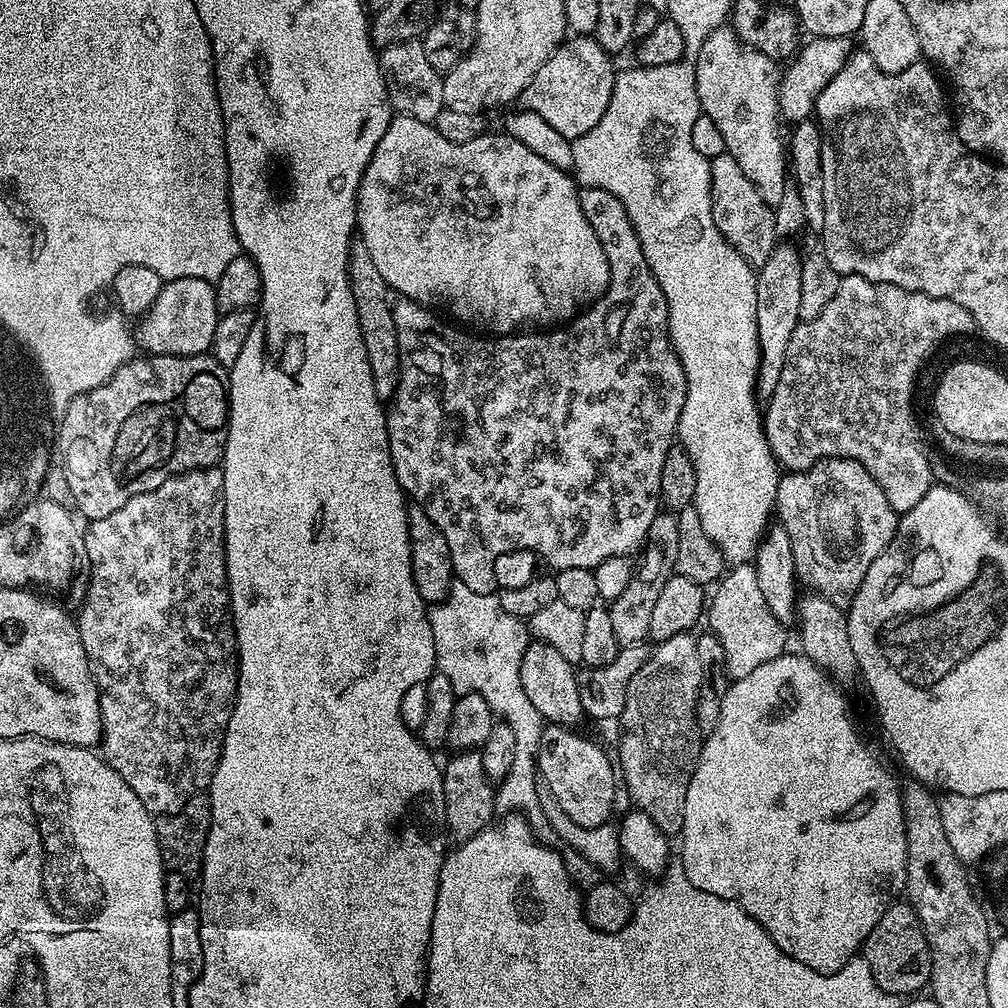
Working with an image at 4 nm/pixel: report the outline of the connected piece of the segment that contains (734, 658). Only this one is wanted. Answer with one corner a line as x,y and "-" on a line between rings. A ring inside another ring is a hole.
751,563
729,567
714,591
716,593
713,596
711,593
706,608
706,624
708,620
707,627
726,650
726,670
732,680
746,678
746,674
758,670
758,666
785,655
785,625
770,614
770,606
766,606
766,598
758,586
756,570

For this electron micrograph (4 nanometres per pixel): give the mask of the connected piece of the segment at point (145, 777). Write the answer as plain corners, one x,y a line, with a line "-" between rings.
217,466
214,468
195,468
189,472
183,472
177,476
172,476
166,482
162,482
162,486
158,486
158,490
150,490
146,494
138,494
138,498
130,498
130,502
126,502
126,506
122,506
119,510
114,510
114,514
106,514
106,518
98,518
91,521
87,525
84,533
84,541
86,542
86,550
88,551
88,561
92,564
92,571
88,578
88,593
79,605
80,616
78,612
78,623
80,625
80,637
82,638
82,646
86,650
86,658
88,665
92,671
92,677
96,679
96,685
100,691
100,709
102,710
102,730
104,731
104,739
102,741
102,755
105,762
114,769
117,774
122,777
122,782
126,782
126,786
130,786
130,790
134,790
134,794
138,794
138,798
142,798
142,806
146,806
146,810
155,814
157,817
170,816
172,813
182,810
182,806
186,806
186,802
192,796
201,795
212,782
212,775
220,761
220,751
224,748
224,735
226,734
226,726
230,722
230,714
232,707
236,701
236,630
232,626
232,613
230,611
230,597
228,595
228,567
226,566
226,558
224,557
224,469

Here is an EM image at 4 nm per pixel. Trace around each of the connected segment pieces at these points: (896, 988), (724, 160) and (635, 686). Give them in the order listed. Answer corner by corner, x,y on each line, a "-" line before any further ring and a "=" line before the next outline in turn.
907,902
892,904
878,918
878,926
870,930
862,949
863,963
874,974
878,986
887,992
893,992
897,998
908,998
920,994
929,987
932,978
932,959
930,946
926,942
924,928
912,905
=
721,152
711,161
712,213
715,225
745,261
753,266
764,264
778,243
773,207
760,199
757,187
750,182
732,155
=
692,632
674,634
674,638
666,638
665,640
659,641
655,647
649,651
648,661
642,666
642,670
638,670
638,674
634,674
634,678
630,678
630,686
626,690
626,702
624,703
622,714
618,719
618,725
620,725
620,760
618,756
618,768
622,773
623,787
624,784
628,787
628,796
636,803
633,805
635,805
639,811
645,812
654,822
654,826
658,826
658,830
662,830
665,836
676,838
679,837
682,826
684,825
686,790
690,790
690,778
694,778
694,770
698,766
698,758
700,757
702,733
696,721
696,707
698,706
698,694
704,681
704,675
702,674
702,661
698,658
696,636
693,635

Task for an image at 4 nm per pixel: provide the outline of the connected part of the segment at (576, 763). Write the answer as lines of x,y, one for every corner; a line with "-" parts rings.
568,726
545,727
540,739
538,771
545,781
564,788
562,807
571,820
582,826
602,826
613,819
612,807
616,804
618,772
614,760
598,745

